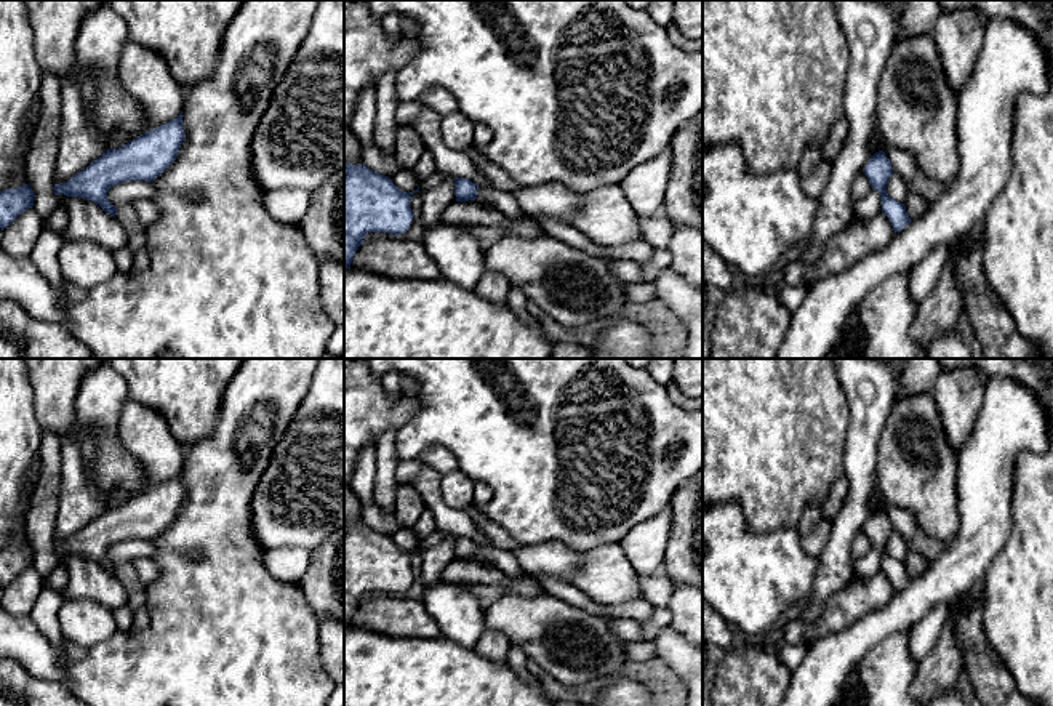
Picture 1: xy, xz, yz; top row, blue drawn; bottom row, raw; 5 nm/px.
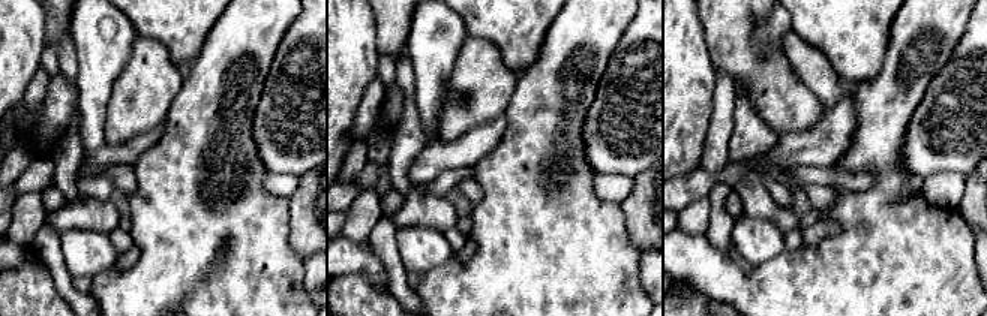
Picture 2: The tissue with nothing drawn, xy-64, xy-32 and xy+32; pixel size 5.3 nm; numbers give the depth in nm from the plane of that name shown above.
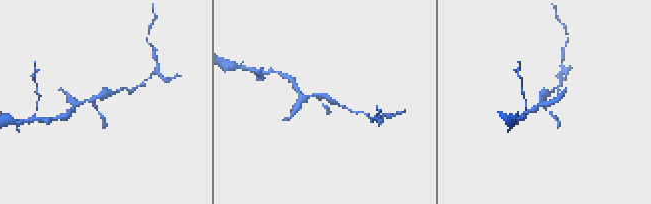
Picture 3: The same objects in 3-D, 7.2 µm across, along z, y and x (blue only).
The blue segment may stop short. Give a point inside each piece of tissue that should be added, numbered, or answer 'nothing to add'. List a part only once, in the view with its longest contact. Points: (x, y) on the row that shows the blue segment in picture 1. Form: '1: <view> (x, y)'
nothing to add

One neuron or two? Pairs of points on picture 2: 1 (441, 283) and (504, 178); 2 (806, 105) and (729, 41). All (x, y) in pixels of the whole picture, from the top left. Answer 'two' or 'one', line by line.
1: one
2: one

